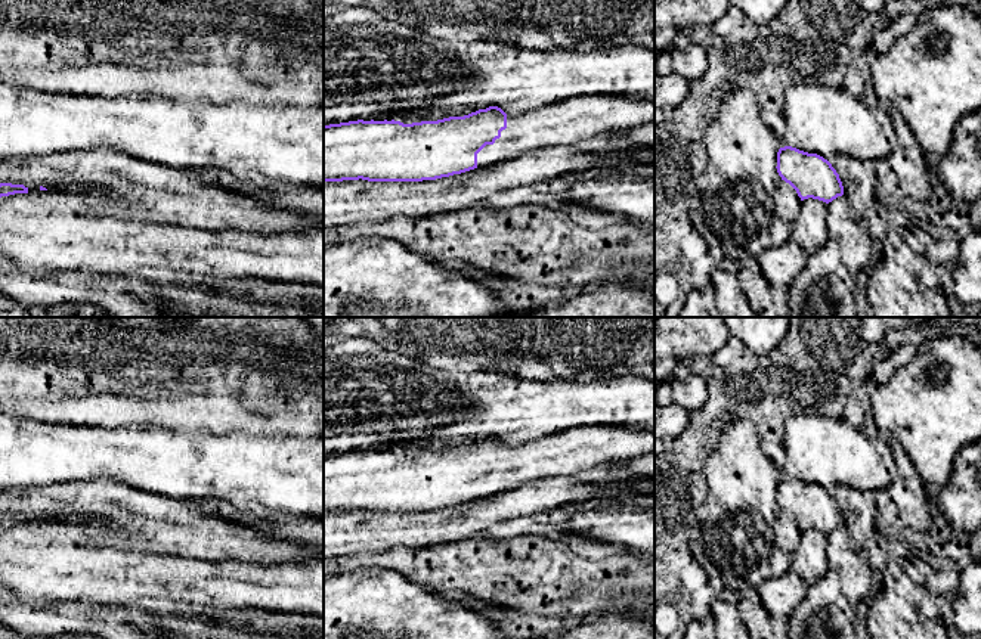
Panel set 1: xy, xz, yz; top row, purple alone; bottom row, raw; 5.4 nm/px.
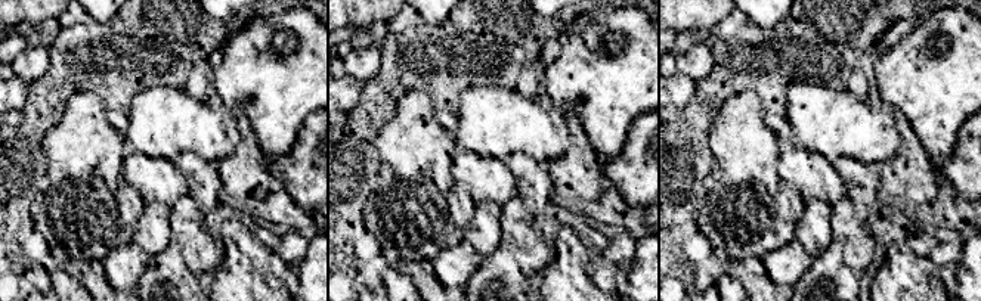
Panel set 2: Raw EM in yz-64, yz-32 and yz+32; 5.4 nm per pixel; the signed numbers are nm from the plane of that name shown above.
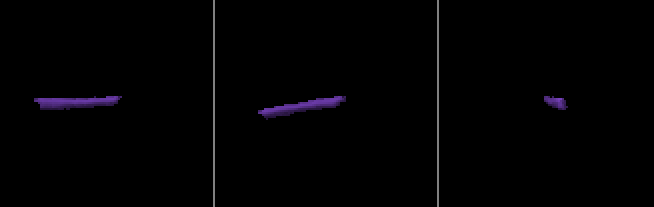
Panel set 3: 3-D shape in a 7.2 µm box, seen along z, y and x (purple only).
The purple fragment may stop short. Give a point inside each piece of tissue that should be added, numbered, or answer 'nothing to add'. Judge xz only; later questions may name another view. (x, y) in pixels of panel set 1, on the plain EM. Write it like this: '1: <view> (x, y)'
1: xz (566, 453)

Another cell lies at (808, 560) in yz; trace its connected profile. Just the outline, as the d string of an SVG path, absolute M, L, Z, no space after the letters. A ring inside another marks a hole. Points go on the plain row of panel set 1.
M808 528L801 533L801 540L790 556L790 568L808 586L813 586L827 573L826 545L826 533Z

